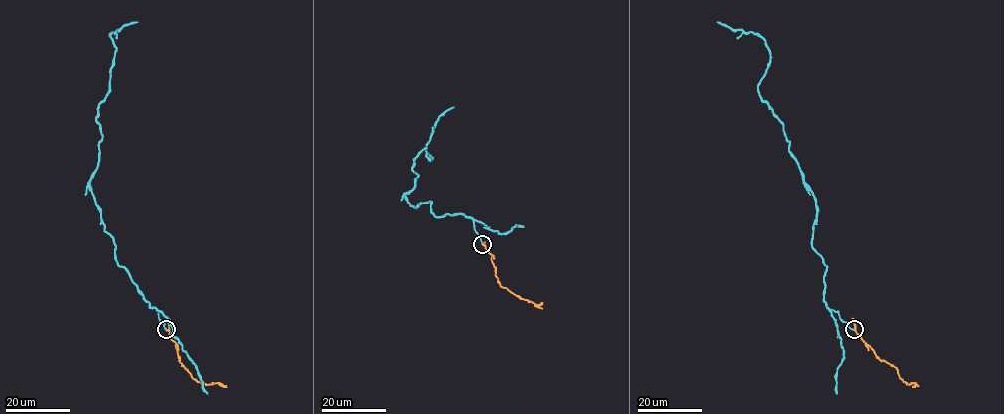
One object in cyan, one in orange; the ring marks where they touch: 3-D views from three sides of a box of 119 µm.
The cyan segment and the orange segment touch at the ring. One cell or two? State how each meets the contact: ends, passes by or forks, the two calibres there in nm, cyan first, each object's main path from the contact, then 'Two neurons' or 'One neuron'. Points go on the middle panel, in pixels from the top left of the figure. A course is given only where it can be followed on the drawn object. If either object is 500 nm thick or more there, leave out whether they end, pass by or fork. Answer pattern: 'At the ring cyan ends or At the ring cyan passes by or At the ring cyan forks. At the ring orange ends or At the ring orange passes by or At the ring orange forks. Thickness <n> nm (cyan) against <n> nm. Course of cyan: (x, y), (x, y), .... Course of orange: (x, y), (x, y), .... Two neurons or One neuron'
At the ring cyan ends. At the ring orange passes by. Thickness 170 nm (cyan) against 280 nm. Course of cyan: (482, 243), (470, 217), (405, 196), (453, 107). Course of orange: (482, 244), (492, 255), (495, 276), (501, 286), (542, 308). One neuron

